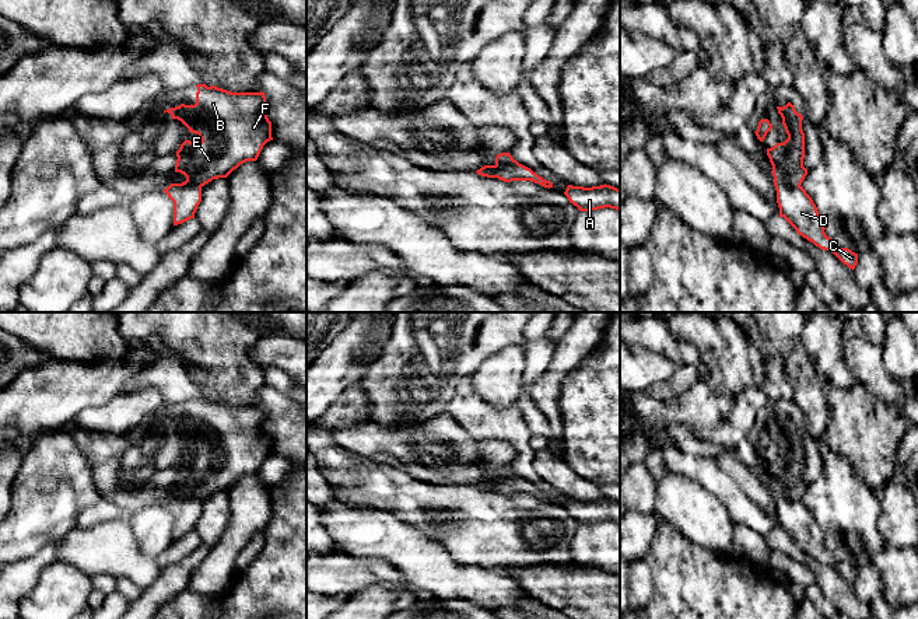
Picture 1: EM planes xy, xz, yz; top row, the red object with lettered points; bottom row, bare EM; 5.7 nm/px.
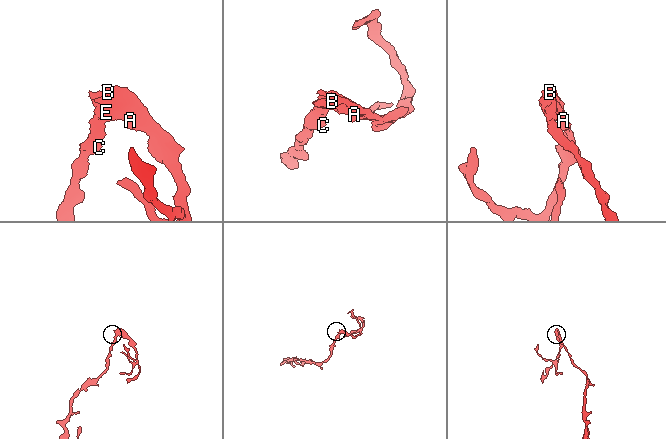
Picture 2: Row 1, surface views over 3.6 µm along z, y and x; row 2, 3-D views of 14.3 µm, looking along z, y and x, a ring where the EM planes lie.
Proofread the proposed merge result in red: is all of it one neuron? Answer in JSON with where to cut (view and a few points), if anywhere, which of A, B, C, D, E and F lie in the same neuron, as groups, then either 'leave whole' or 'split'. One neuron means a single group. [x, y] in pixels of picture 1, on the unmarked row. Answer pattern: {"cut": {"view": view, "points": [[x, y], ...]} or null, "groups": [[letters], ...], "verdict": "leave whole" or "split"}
{"cut": {"view": "yz", "points": [[774, 492], [781, 492], [791, 499], [799, 500]]}, "groups": [["A", "B", "E", "F"], ["C", "D"]], "verdict": "split"}

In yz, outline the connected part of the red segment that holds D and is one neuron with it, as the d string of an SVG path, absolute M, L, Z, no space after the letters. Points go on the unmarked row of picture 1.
M774 493L779 531L784 531L799 549L820 563L834 567L849 583L855 583L858 567L840 562L826 549L821 529L812 511L802 500L791 500L782 493Z

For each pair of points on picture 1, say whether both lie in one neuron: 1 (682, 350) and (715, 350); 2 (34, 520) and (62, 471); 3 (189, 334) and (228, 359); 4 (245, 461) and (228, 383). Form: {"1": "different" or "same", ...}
{"1": "different", "2": "same", "3": "same", "4": "different"}

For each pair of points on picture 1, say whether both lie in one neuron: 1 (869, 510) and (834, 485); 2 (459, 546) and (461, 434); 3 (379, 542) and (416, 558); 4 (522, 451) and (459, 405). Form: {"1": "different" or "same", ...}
{"1": "same", "2": "different", "3": "same", "4": "same"}

